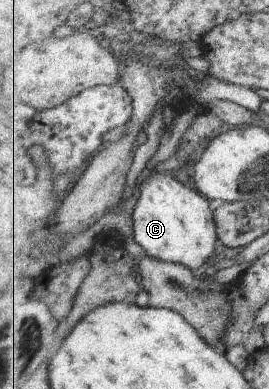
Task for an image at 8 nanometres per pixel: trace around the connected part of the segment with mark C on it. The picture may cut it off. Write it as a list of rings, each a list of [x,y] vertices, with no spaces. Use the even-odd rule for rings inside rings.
[[[146,173],[142,174],[136,185],[140,188],[140,193],[133,207],[133,237],[139,244],[144,253],[149,257],[161,259],[161,261],[169,261],[169,263],[178,263],[185,265],[192,270],[198,270],[205,267],[216,254],[222,249],[220,246],[220,238],[218,237],[218,228],[216,221],[213,219],[213,211],[211,211],[211,203],[201,197],[196,191],[191,191],[183,178],[173,177],[171,173]]]

